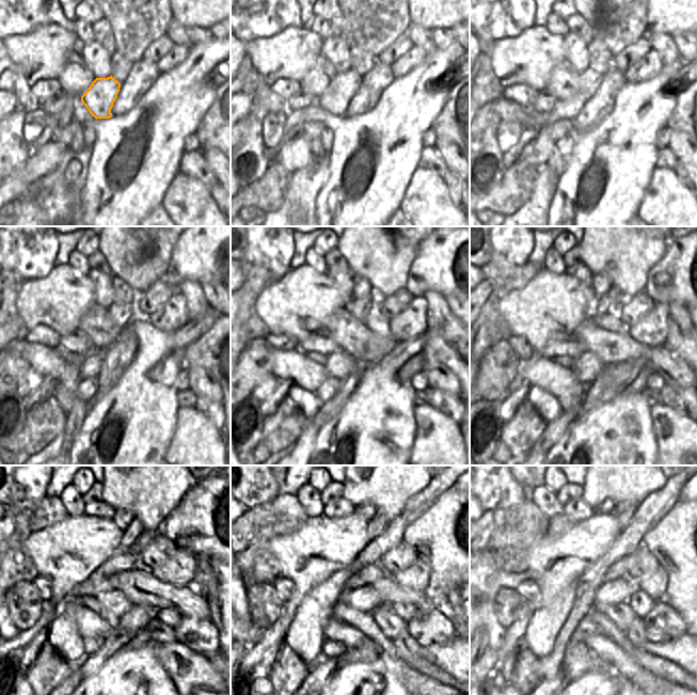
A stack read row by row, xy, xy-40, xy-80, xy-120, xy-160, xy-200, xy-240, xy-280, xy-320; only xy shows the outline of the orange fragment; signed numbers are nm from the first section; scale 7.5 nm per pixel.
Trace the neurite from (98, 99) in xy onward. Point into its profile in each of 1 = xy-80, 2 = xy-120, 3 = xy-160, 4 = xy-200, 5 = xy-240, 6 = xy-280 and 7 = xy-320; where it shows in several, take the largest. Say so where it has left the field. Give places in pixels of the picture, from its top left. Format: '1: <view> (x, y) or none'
1: xy-80 (589, 80)
2: xy-120 (122, 315)
3: xy-160 (360, 310)
4: xy-200 (605, 303)
5: xy-240 (130, 535)
6: xy-280 (379, 522)
7: xy-320 (626, 510)

